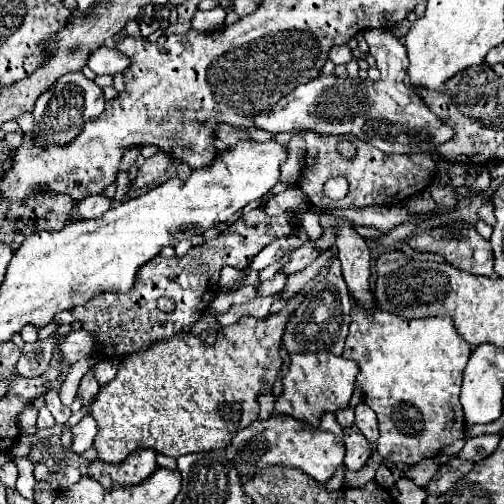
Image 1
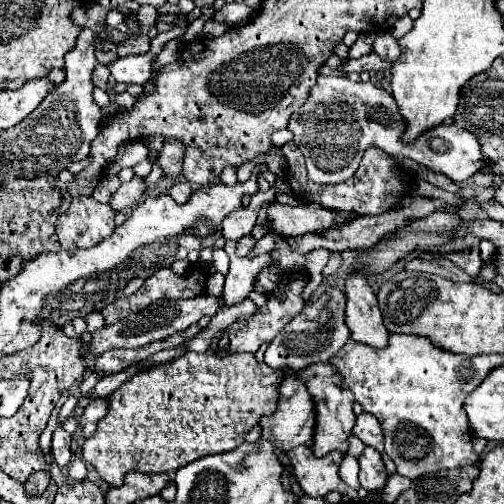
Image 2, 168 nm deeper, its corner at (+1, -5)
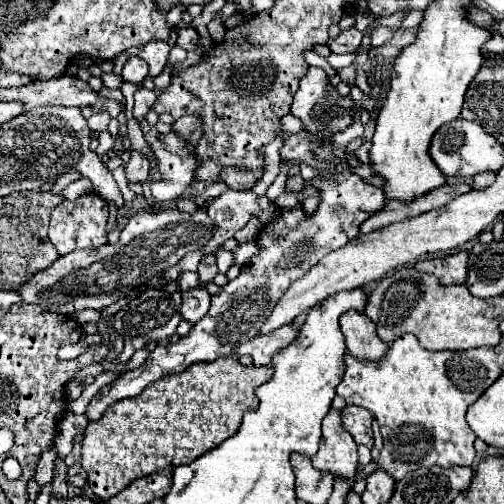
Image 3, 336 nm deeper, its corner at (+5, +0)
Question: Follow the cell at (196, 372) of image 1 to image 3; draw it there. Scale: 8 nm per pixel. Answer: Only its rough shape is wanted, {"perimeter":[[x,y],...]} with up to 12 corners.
{"perimeter":[[272,366],[166,374],[88,424],[80,464],[108,500],[240,428]]}

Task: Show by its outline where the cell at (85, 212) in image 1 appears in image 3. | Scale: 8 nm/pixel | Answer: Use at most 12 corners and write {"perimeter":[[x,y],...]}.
{"perimeter":[[130,150],[126,178],[138,184],[148,178],[148,160]]}

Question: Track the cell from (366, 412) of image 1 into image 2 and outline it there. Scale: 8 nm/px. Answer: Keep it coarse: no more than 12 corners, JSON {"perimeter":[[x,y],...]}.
{"perimeter":[[370,413],[356,417],[354,435],[384,449],[384,433]]}

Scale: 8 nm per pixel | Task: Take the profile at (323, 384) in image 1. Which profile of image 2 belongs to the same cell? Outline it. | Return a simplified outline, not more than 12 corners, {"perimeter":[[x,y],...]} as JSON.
{"perimeter":[[328,363],[300,371],[316,401],[314,457],[346,453],[354,395]]}

